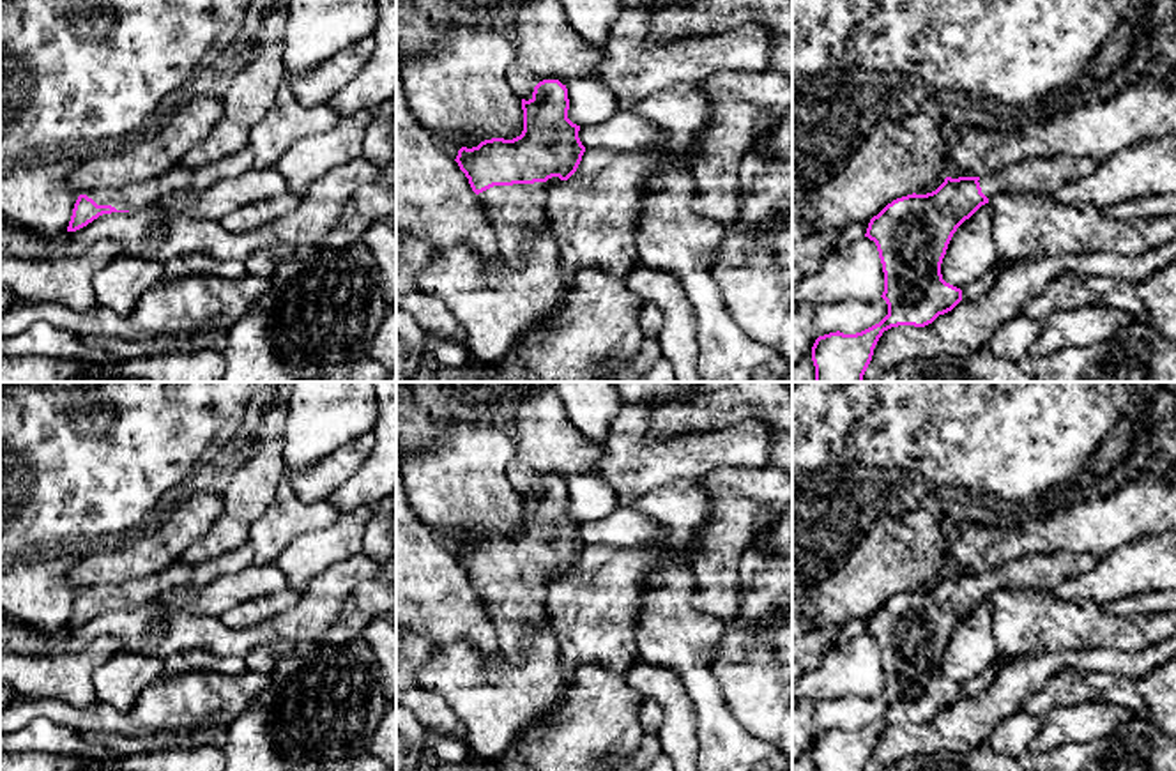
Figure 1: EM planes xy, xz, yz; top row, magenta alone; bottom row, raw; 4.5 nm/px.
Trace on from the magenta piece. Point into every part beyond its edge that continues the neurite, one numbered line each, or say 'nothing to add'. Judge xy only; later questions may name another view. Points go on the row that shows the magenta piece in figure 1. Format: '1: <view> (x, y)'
1: xy (177, 179)

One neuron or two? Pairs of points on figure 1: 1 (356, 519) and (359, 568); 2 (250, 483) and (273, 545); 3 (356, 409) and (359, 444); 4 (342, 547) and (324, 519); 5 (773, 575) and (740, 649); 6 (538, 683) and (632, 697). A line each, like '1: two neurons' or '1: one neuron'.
1: two neurons
2: two neurons
3: two neurons
4: two neurons
5: one neuron
6: two neurons

